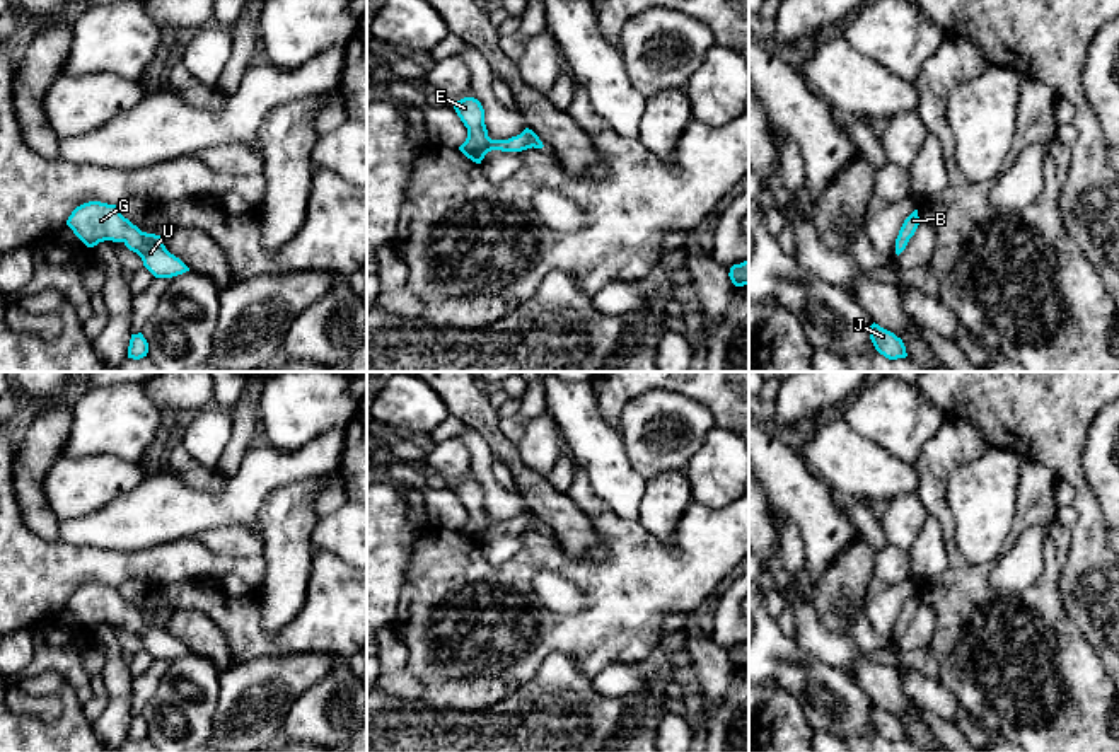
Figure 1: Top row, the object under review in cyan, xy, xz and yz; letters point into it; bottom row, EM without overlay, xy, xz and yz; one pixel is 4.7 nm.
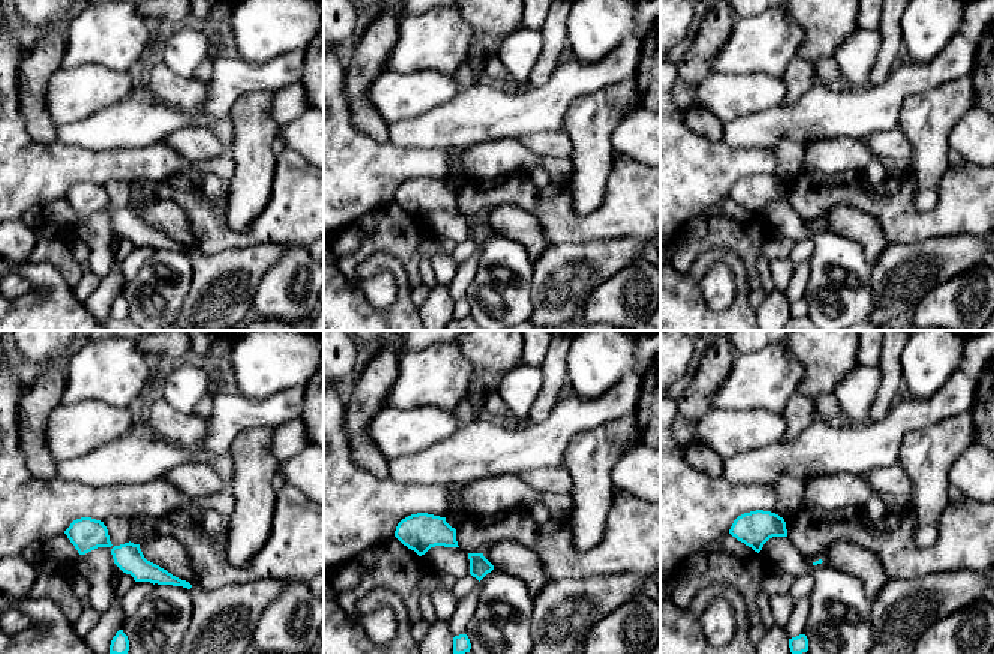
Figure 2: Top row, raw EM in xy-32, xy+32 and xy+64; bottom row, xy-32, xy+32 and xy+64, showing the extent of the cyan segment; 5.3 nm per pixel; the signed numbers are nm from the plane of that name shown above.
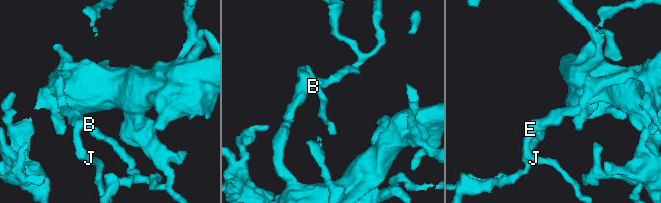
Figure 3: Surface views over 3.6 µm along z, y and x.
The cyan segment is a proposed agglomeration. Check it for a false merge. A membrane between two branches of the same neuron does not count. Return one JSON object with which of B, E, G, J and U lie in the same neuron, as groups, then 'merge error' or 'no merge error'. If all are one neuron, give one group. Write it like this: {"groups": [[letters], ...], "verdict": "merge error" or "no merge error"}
{"groups": [["B", "E", "G", "J", "U"]], "verdict": "no merge error"}

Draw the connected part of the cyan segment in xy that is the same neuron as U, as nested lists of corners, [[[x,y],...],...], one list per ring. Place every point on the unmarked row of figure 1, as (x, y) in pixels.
[[[84,585],[72,593],[67,607],[87,629],[104,622],[123,624],[142,639],[143,648],[155,660],[172,660],[189,653],[179,639],[165,631],[160,617],[142,614],[121,597],[116,587]]]

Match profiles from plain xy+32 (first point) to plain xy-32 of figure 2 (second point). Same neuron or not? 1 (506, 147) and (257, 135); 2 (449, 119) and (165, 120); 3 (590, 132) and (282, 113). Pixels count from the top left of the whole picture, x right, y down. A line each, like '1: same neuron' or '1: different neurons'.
1: different neurons
2: same neuron
3: different neurons

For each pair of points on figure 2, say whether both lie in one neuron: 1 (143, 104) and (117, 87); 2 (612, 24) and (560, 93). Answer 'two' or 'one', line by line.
1: two
2: two

